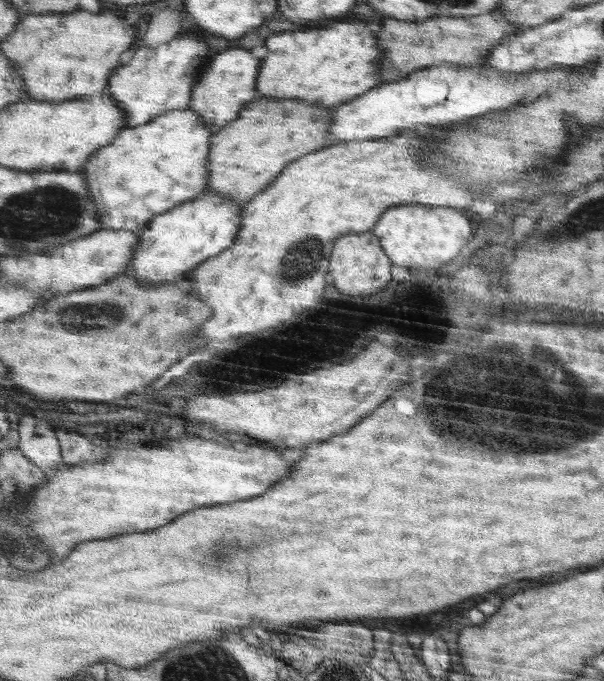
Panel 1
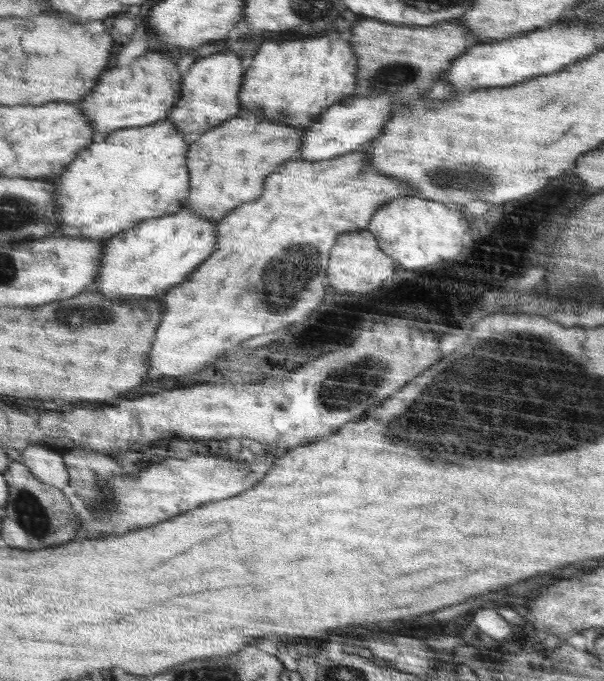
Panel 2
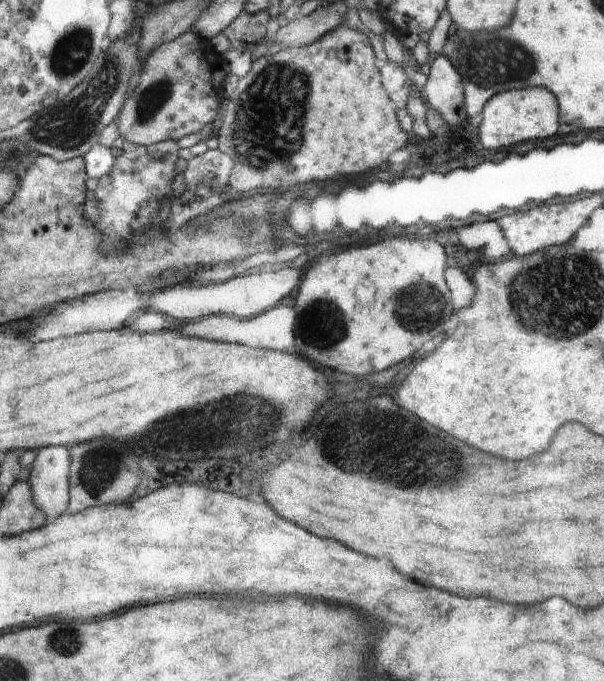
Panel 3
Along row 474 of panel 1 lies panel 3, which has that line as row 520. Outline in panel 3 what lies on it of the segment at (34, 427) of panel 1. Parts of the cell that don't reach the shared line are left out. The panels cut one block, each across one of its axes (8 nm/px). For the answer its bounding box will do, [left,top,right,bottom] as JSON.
[32,446,69,522]

